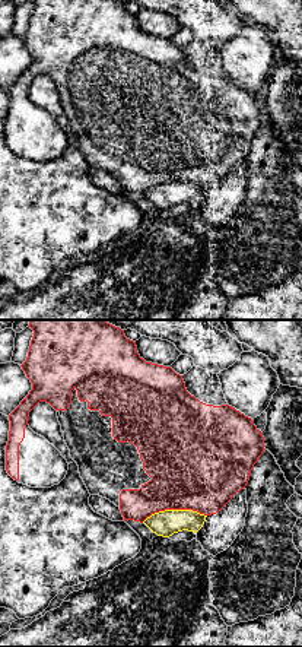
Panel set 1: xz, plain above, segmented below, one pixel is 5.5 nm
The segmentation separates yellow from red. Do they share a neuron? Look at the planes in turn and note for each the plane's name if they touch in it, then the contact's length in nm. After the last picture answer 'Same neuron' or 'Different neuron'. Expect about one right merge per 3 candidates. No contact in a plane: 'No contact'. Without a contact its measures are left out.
Touches yellow in xz. Shared border 360 nm

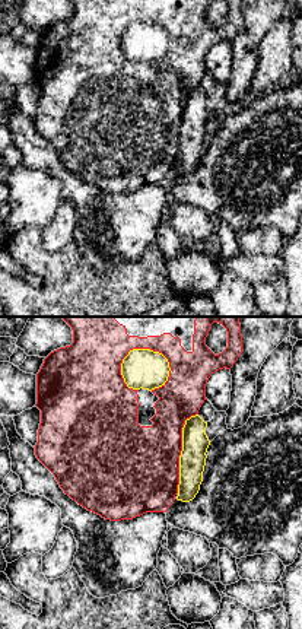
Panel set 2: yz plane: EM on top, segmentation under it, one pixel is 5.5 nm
Touches yellow in yz. Shared border 280 nm

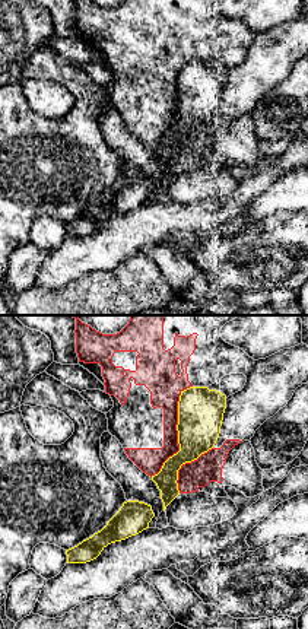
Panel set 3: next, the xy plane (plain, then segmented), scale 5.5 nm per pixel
Touches yellow in xy. Shared border 550 nm

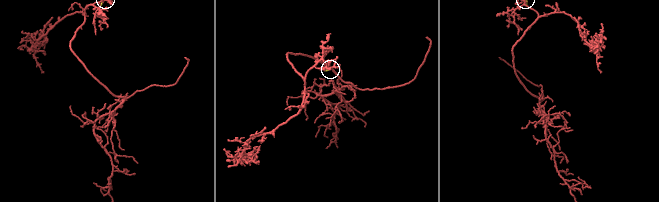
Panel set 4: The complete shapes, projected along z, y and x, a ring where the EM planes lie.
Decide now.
Different neuron

